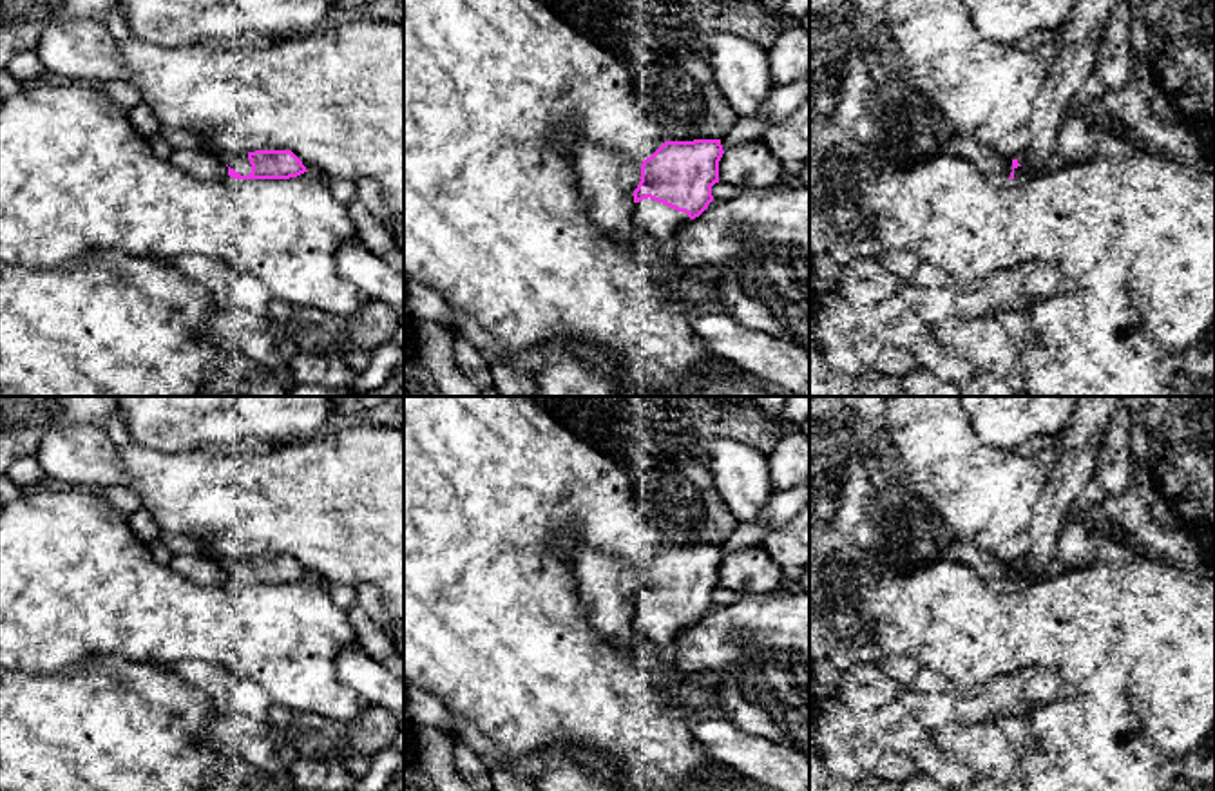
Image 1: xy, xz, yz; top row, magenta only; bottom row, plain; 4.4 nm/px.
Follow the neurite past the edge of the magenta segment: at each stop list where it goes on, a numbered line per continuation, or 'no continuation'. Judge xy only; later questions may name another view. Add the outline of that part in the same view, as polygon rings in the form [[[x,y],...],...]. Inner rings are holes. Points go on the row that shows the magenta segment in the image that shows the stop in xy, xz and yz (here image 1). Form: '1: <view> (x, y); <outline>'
1: xy (238, 162); [[[228,154],[226,165],[239,172],[241,176],[248,176],[252,172],[248,154]]]

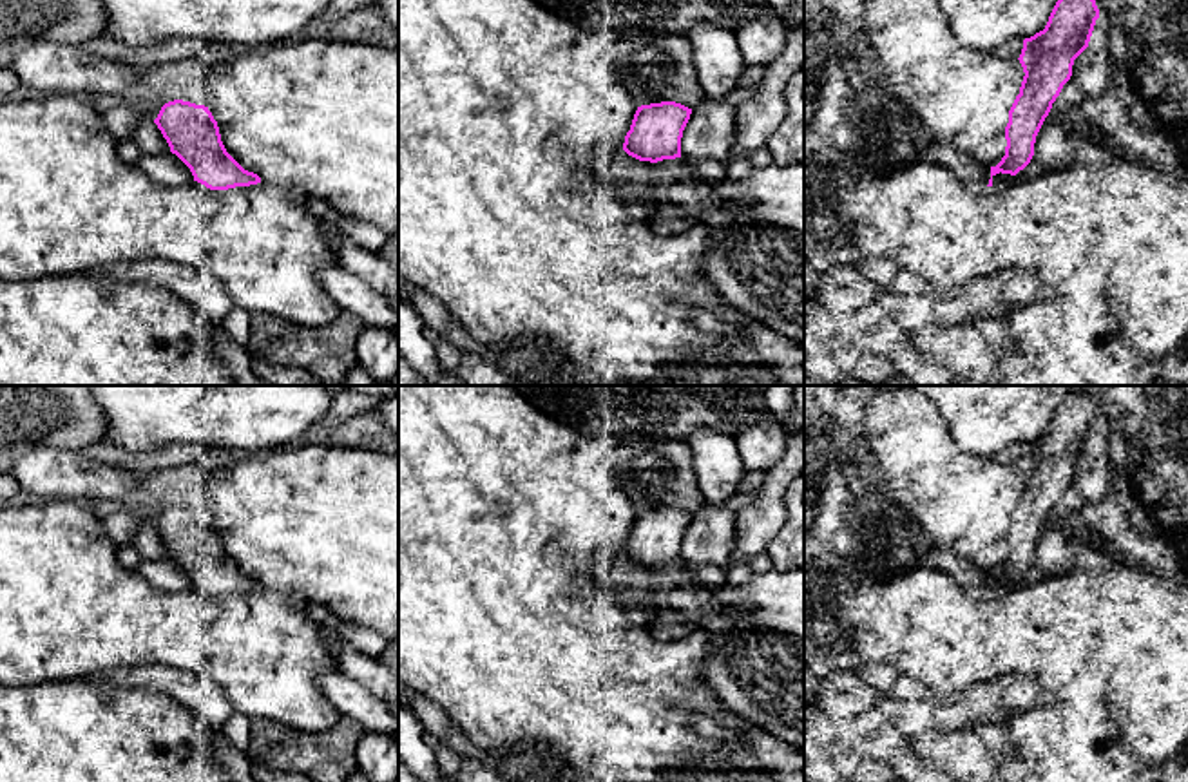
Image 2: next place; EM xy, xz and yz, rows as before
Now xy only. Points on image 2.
no continuation

